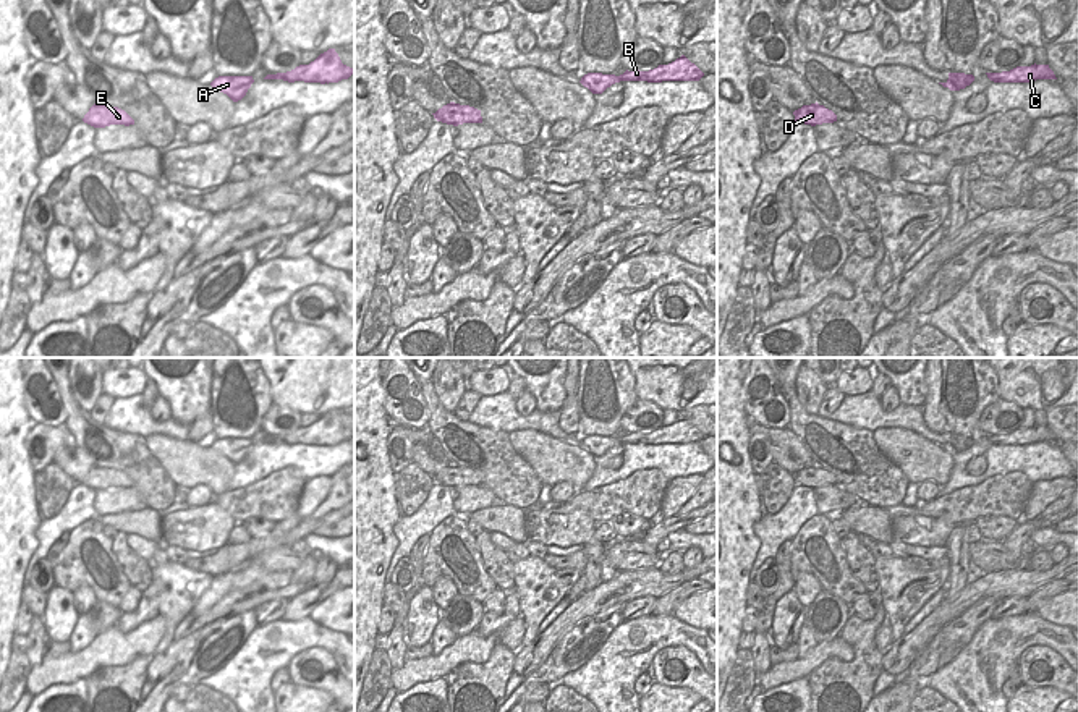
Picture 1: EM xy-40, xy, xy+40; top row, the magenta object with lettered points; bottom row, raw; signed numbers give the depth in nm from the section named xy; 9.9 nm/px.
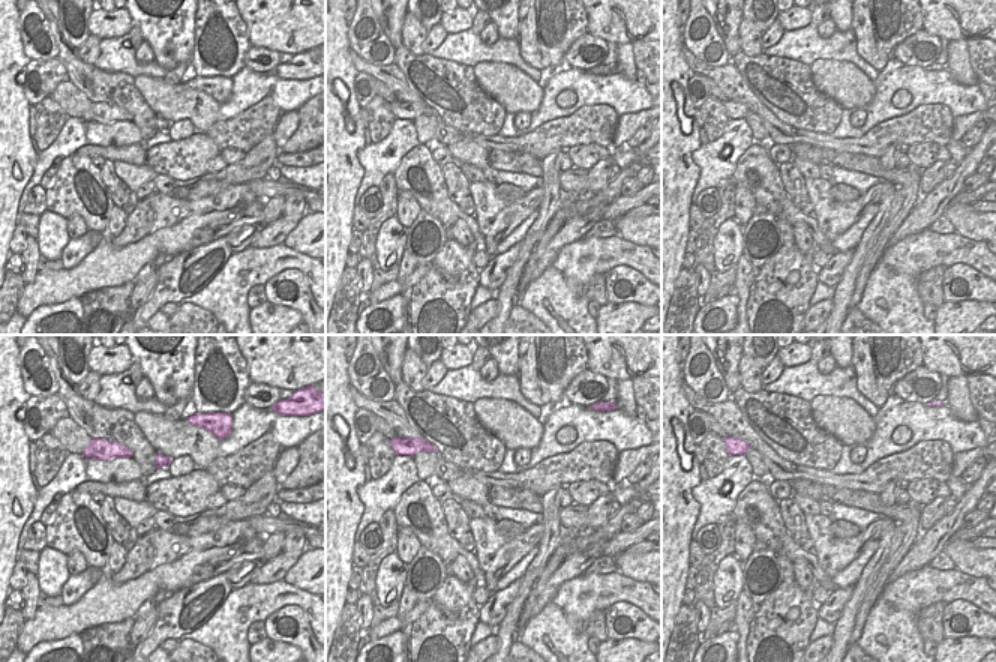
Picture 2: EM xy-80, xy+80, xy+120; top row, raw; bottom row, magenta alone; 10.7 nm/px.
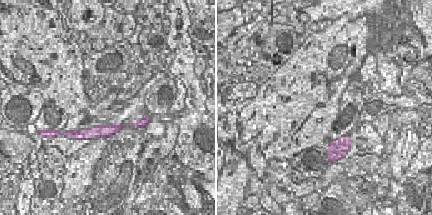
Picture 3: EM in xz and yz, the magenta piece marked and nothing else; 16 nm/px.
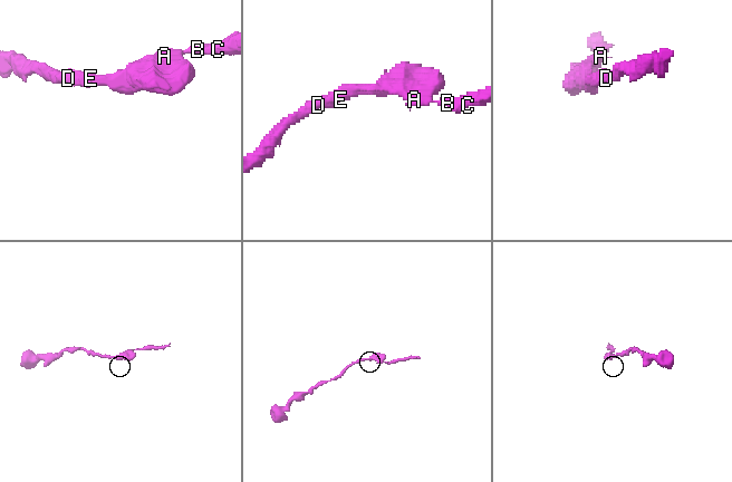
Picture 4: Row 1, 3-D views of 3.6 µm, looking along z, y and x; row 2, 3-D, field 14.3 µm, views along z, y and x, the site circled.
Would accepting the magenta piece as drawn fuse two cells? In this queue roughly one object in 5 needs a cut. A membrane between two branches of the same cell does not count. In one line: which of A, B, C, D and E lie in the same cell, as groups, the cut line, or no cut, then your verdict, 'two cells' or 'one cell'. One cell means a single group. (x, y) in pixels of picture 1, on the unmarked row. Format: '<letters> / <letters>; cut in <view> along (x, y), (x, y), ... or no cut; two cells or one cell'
A B C D E; no cut; one cell

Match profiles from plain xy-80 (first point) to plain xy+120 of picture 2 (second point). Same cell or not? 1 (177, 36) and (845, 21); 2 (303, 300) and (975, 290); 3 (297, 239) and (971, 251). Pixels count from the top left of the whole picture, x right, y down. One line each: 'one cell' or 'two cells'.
1: one cell
2: one cell
3: two cells

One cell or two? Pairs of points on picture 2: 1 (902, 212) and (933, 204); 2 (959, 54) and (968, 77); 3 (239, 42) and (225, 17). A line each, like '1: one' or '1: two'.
1: two
2: one
3: one

